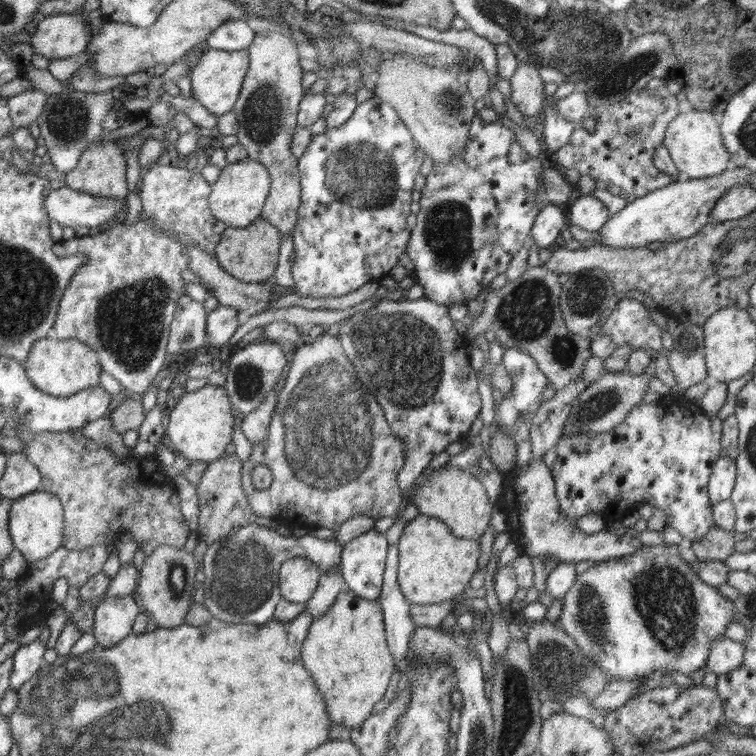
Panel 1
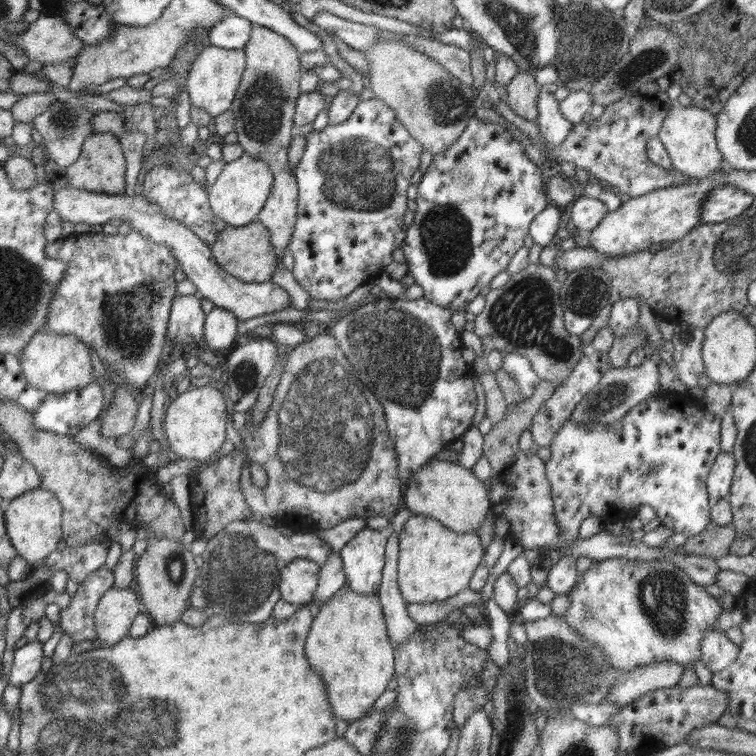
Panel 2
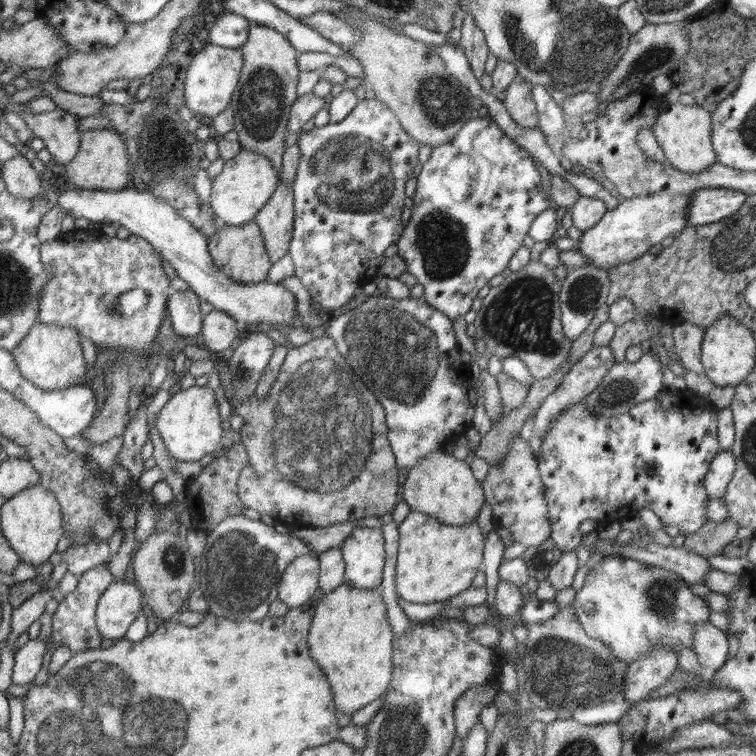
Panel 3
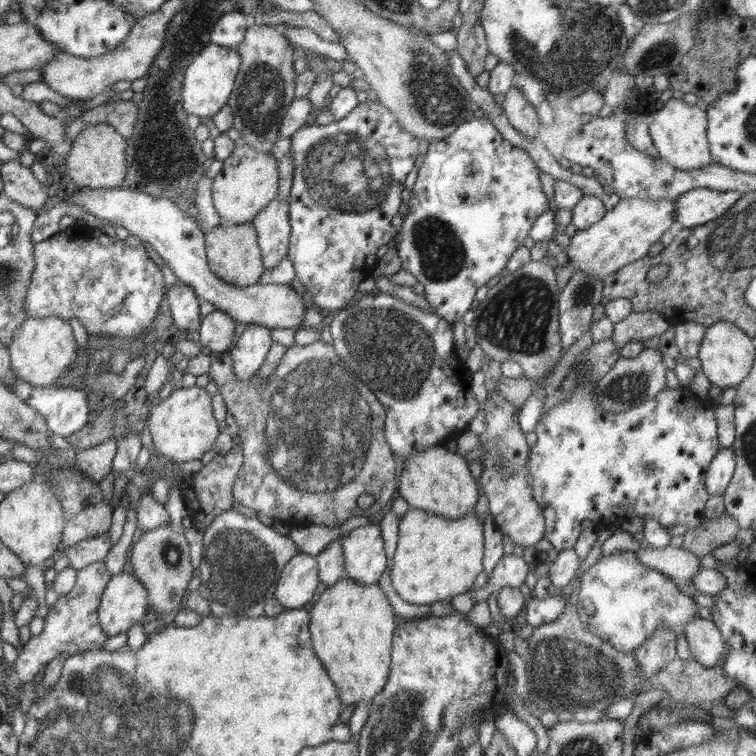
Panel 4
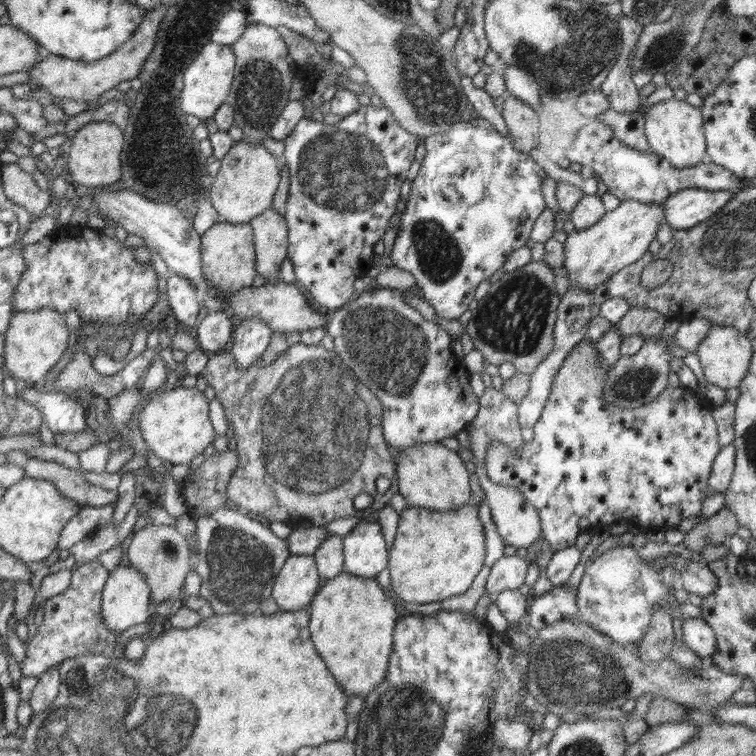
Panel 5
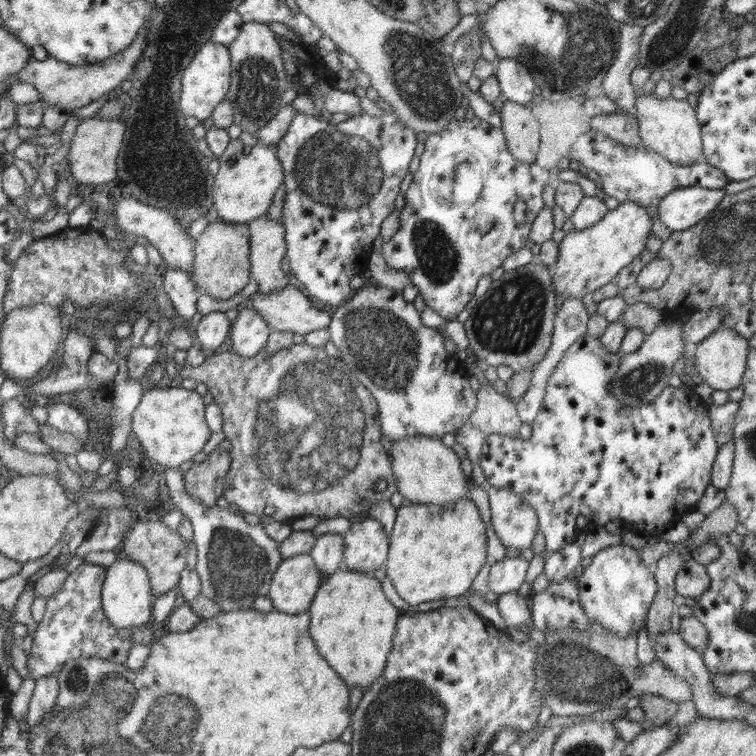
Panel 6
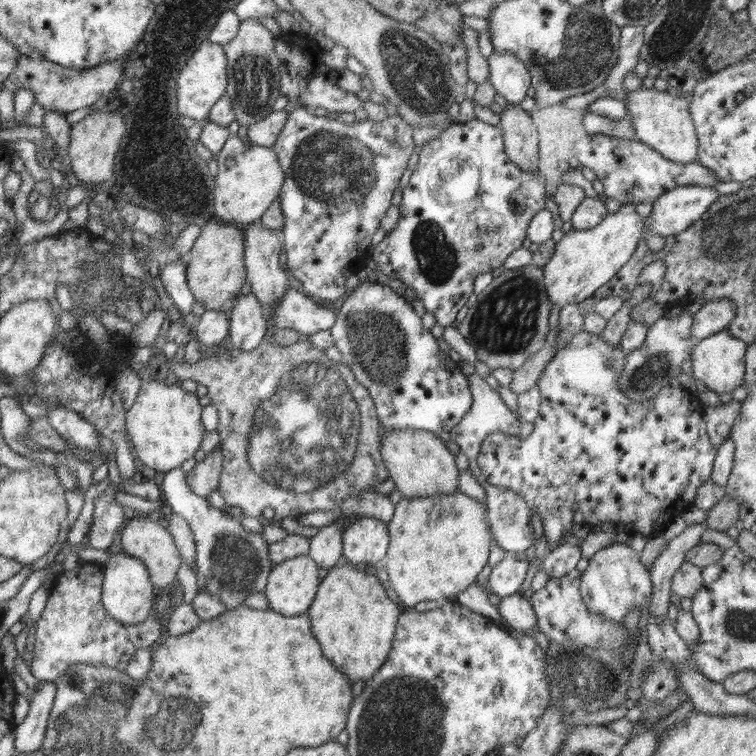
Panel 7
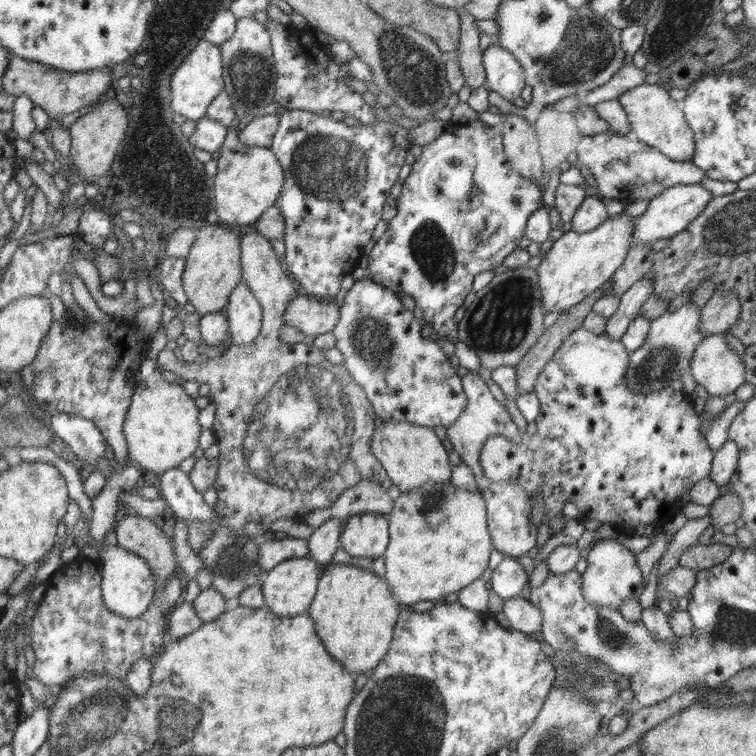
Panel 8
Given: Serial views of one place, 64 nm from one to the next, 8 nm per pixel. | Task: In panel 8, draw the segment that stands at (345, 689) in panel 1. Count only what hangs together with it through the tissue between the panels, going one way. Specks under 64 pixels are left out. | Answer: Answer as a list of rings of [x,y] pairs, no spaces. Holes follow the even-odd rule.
[[[337,564],[322,569],[317,586],[316,595],[306,614],[314,621],[316,632],[322,638],[325,649],[350,674],[357,677],[359,674],[370,673],[379,666],[388,652],[397,616],[400,614],[400,603],[392,595],[389,584],[367,569]]]

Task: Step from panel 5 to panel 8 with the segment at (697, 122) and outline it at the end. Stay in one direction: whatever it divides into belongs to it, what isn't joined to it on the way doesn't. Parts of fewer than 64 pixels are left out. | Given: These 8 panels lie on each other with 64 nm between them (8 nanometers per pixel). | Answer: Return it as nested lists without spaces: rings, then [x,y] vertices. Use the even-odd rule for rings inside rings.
[[[643,83],[628,92],[620,94],[617,99],[626,112],[633,138],[645,145],[657,148],[664,156],[678,162],[690,161],[694,154],[694,132],[686,123],[686,117],[678,108],[677,101],[673,100],[666,88],[659,85]]]

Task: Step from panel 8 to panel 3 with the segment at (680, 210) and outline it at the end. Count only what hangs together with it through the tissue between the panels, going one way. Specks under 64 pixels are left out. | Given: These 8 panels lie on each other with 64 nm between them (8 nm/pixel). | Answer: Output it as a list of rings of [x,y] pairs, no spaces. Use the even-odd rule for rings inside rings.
[[[704,188],[692,196],[687,208],[687,225],[700,226],[721,221],[744,206],[748,196],[728,188]]]

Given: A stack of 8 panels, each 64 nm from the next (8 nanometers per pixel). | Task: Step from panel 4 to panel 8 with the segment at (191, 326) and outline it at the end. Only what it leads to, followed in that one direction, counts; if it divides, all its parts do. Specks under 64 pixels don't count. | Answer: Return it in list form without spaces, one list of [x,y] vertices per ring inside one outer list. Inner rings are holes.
[[[167,256],[162,263],[154,268],[156,278],[160,280],[160,284],[166,288],[171,298],[182,308],[184,304],[188,303],[182,286],[184,269],[185,259],[172,256]]]

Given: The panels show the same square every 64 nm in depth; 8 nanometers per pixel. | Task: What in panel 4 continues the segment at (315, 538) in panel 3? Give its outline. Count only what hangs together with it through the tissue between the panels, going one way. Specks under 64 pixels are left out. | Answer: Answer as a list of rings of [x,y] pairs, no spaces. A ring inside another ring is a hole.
[[[295,526],[291,528],[289,538],[294,541],[294,545],[296,545],[296,549],[300,550],[300,553],[316,558],[330,542],[339,542],[342,538],[342,532],[337,526]]]

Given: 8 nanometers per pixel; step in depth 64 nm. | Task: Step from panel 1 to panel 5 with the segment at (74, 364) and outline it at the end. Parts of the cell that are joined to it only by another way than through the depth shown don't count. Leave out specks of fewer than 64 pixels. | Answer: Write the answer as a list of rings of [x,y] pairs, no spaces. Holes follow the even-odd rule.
[[[50,309],[34,312],[16,311],[8,325],[8,332],[3,336],[6,375],[28,383],[40,382],[66,354],[70,332],[64,315],[58,311]]]

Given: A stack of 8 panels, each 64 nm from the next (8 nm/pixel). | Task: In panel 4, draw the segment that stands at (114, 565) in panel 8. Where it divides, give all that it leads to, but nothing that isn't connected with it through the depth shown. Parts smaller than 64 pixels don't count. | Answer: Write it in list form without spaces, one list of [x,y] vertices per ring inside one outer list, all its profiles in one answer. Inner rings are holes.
[[[127,573],[112,575],[98,606],[100,626],[109,637],[127,632],[130,626],[147,618],[147,592],[136,576]]]

